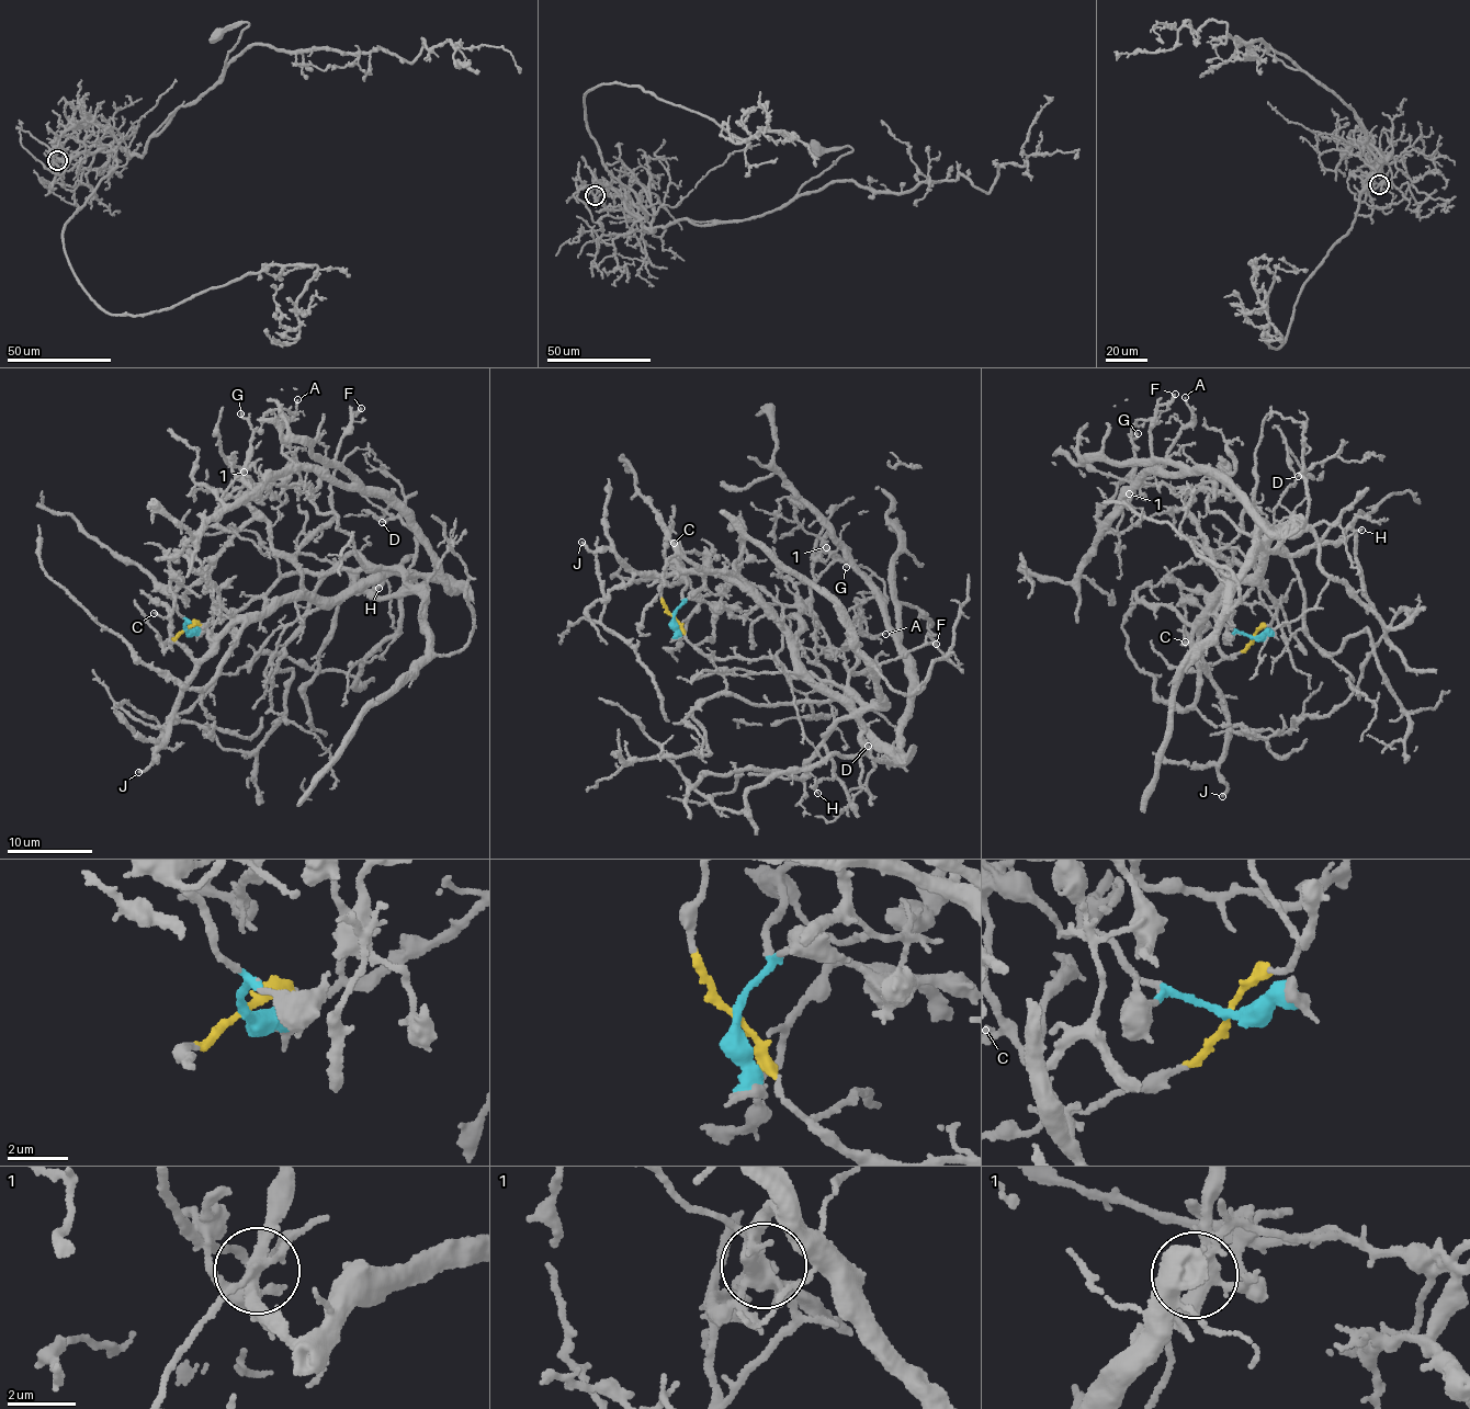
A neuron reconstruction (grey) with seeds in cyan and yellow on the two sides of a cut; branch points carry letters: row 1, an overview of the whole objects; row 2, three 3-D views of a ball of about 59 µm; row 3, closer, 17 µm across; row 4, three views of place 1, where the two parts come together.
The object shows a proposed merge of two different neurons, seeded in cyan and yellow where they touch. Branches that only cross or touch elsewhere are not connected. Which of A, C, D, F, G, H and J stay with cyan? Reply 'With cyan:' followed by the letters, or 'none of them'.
With cyan: A, C, F, G, J

